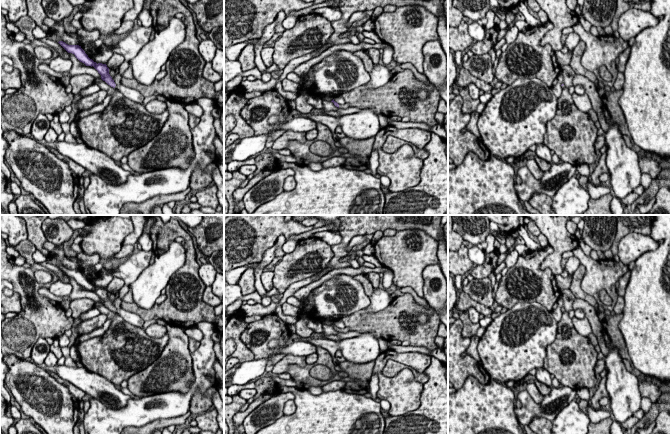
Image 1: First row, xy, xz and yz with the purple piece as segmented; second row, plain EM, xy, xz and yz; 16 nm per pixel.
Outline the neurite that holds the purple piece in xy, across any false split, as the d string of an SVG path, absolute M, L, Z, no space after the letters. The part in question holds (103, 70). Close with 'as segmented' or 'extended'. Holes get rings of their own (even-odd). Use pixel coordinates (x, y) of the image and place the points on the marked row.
M63 41L58 42L68 53L72 53L75 57L86 66L93 66L101 75L101 79L113 88L118 89L126 98L135 103L143 104L144 96L136 89L126 87L124 85L117 86L109 74L109 68L106 64L96 63L88 57L85 51L79 45L68 45Z | extended

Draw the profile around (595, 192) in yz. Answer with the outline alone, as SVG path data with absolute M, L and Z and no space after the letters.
M588 177L588 193L590 195L590 198L596 200L602 196L605 196L607 194L610 194L610 189L606 185L593 185L590 177Z

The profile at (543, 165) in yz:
M535 155L535 161L537 163L537 165L539 166L539 168L542 170L542 172L545 172L547 170L549 170L552 166L552 163L549 163L541 158L539 158L538 156Z

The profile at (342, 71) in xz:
M335 51L312 68L315 86L326 101L332 101L335 92L349 92L370 81L362 60L351 51Z

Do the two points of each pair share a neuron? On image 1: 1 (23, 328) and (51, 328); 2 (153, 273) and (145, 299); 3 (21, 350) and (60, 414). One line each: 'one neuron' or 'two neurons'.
1: one neuron
2: one neuron
3: two neurons

